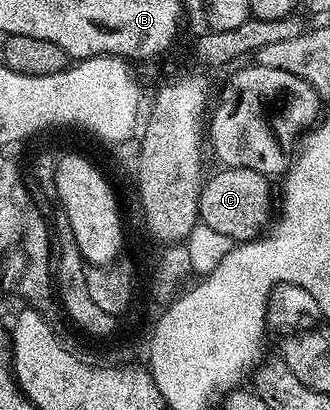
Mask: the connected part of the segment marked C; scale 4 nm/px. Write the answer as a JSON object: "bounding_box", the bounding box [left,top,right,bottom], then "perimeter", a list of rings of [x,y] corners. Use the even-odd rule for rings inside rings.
{"bounding_box":[199,168,272,243],"perimeter":[[[219,168],[211,179],[208,177],[202,183],[199,200],[201,222],[233,238],[236,243],[258,239],[268,229],[267,221],[271,218],[271,182],[272,179],[261,172]]]}

